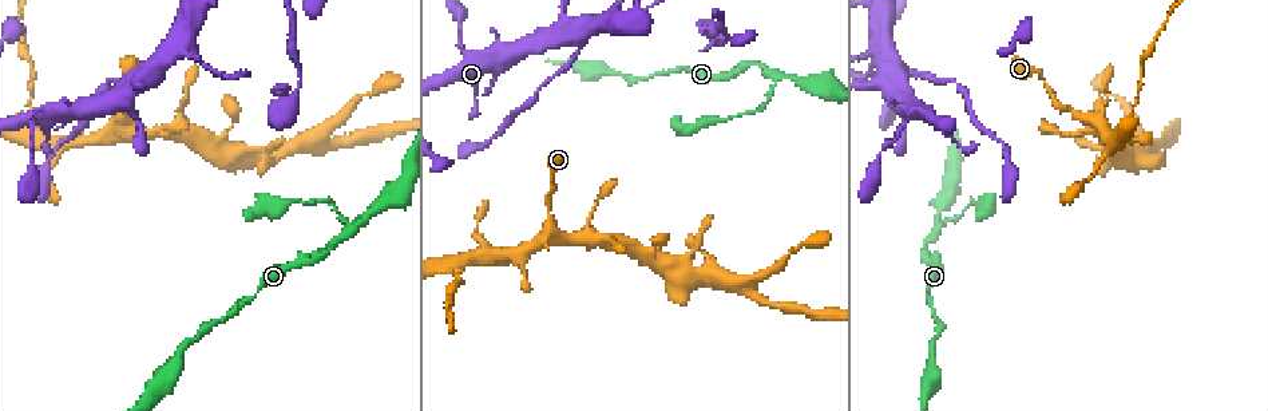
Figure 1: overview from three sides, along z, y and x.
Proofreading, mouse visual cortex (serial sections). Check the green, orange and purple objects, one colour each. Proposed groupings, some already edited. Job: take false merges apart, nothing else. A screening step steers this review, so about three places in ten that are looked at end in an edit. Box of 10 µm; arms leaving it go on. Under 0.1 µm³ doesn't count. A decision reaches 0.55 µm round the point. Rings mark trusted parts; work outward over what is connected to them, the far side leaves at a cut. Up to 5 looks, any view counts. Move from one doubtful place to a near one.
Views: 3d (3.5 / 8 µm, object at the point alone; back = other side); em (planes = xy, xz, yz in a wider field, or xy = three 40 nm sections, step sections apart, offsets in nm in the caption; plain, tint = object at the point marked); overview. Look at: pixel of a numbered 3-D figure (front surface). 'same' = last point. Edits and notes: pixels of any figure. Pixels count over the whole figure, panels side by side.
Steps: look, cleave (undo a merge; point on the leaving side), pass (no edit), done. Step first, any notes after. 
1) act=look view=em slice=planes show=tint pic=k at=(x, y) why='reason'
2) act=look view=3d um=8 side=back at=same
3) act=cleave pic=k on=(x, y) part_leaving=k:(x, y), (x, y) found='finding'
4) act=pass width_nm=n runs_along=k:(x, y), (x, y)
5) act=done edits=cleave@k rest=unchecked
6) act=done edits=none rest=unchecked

act=look view=3d um=8 pic=1 at=(1088, 117)

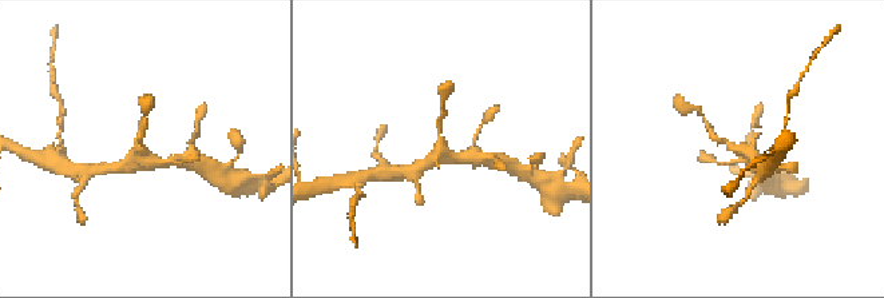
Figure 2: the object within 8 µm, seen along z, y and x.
act=look view=3d um=3.5 side=back at=same

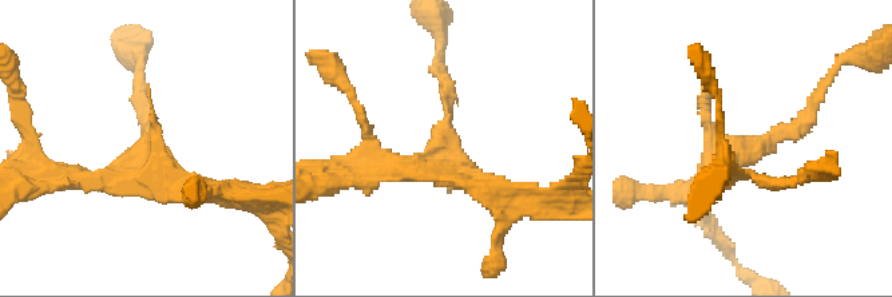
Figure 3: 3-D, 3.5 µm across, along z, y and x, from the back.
act=look view=em slice=planes show=tint pic=3 at=(444, 147) why='need the tissue'

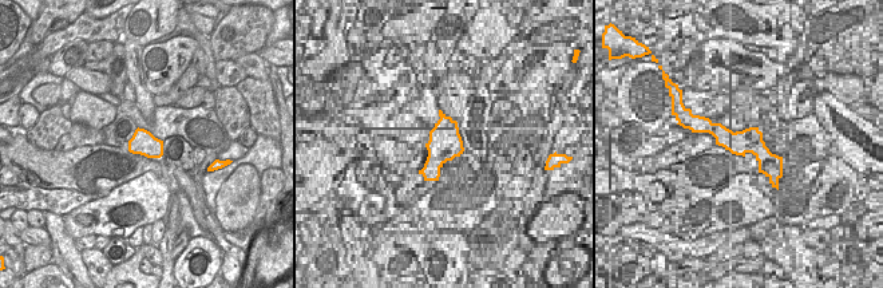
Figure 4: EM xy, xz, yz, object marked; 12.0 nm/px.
act=pass runs_along=3:(447, 78), (447, 143), (368, 174) found='one cell here'

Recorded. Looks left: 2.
act=look view=3d um=3.5 pic=1 at=(457, 275) why='a narrow waist'

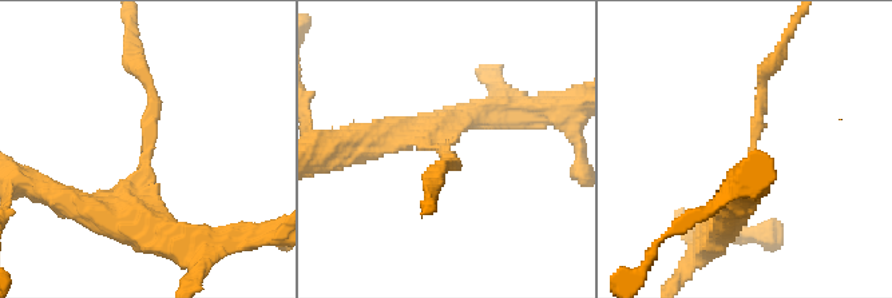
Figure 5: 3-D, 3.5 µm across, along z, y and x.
act=look view=em slice=xy step=2 show=tint pic=5 at=(445, 154) arm_widths_nm=150,300 why='shape alone is not enough'

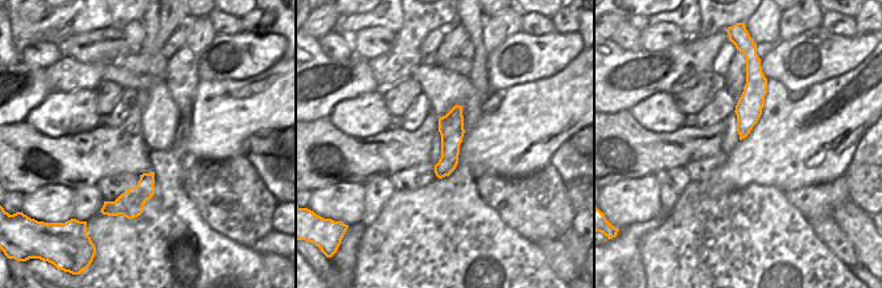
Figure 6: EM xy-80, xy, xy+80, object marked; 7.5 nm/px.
act=pass runs_along=6:(457, 108), (449, 160), (440, 174) found='continuous, no second cell'

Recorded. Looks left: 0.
act=done edits=none rest=unchecked

